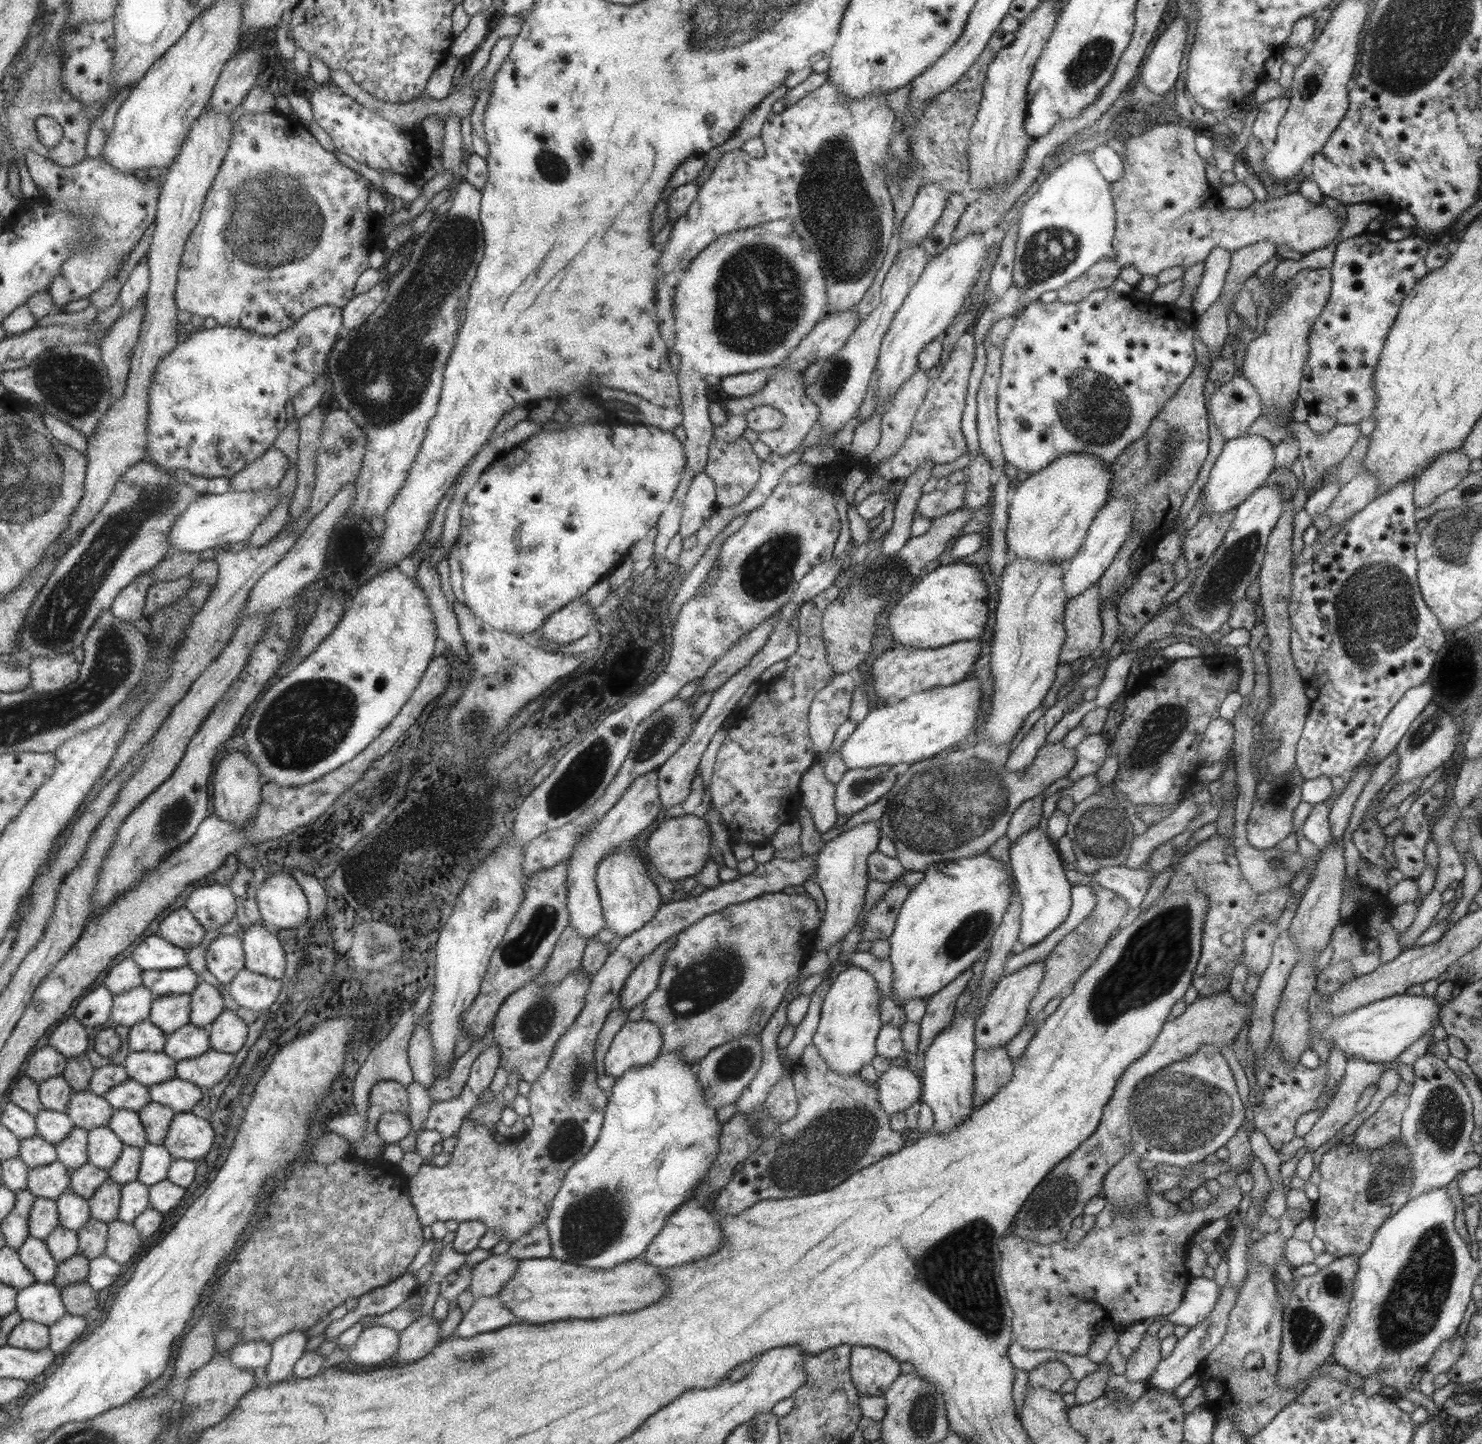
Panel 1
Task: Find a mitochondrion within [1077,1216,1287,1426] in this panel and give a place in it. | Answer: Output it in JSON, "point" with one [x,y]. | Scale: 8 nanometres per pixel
{"point":[1231,1397]}

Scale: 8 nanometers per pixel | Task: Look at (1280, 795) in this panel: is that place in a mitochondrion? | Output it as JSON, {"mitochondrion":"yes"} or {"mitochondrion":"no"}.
{"mitochondrion":"yes"}

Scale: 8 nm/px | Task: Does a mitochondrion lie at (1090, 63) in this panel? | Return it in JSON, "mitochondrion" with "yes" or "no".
{"mitochondrion":"yes"}

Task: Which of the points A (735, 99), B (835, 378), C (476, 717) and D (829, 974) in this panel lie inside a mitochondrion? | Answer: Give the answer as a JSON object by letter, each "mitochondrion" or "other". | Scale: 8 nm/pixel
{"A":"other","B":"mitochondrion","C":"mitochondrion","D":"other"}

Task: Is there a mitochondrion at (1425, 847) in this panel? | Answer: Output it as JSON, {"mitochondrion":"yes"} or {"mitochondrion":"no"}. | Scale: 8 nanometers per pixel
{"mitochondrion":"no"}

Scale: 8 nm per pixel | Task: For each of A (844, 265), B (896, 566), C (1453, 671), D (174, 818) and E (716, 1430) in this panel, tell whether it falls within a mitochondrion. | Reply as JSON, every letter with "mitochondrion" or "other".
{"A":"mitochondrion","B":"other","C":"other","D":"mitochondrion","E":"other"}

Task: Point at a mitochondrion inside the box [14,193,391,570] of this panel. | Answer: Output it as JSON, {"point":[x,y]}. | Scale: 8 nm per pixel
{"point":[73,385]}

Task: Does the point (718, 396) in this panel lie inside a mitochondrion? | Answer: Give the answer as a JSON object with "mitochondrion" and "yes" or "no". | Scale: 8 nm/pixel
{"mitochondrion":"no"}

